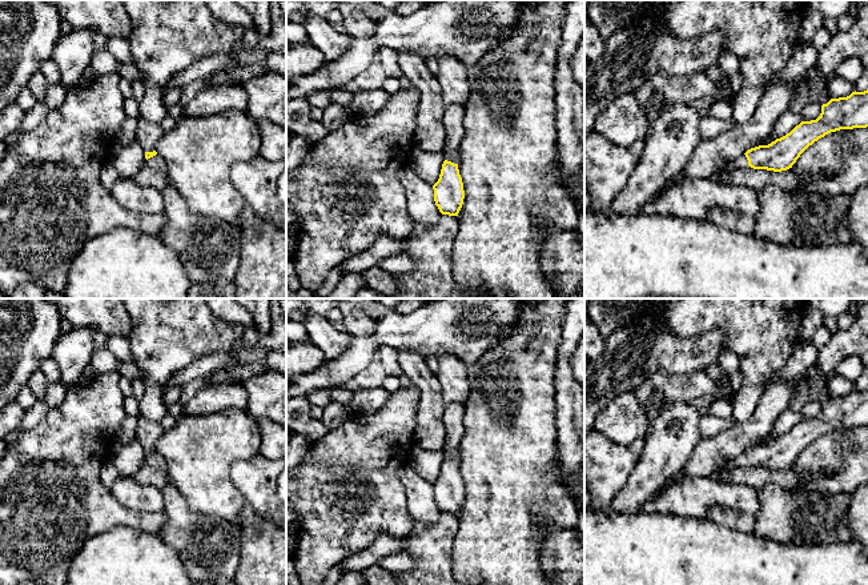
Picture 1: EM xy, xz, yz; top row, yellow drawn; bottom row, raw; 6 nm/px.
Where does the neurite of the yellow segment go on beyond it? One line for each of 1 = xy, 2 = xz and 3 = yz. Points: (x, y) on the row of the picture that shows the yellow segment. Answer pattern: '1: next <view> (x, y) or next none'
1: next xy (157, 163)
2: next xz (454, 157)
3: next yz (742, 161)

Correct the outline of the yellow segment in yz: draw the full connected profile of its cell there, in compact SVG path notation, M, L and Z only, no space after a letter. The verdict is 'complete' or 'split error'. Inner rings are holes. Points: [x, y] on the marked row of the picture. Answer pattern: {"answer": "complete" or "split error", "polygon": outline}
{"answer": "split error", "polygon": "M868 89L852 92L847 97L831 99L821 105L816 120L801 121L785 136L768 145L748 149L732 161L723 176L727 177L735 168L751 167L781 172L792 168L800 155L815 141L840 129L868 127Z"}

